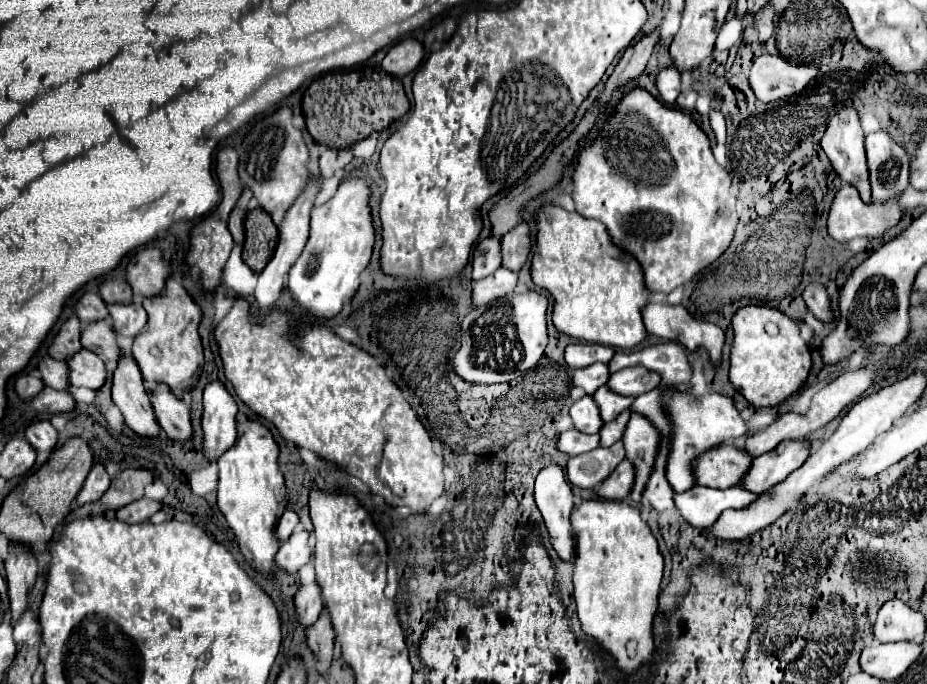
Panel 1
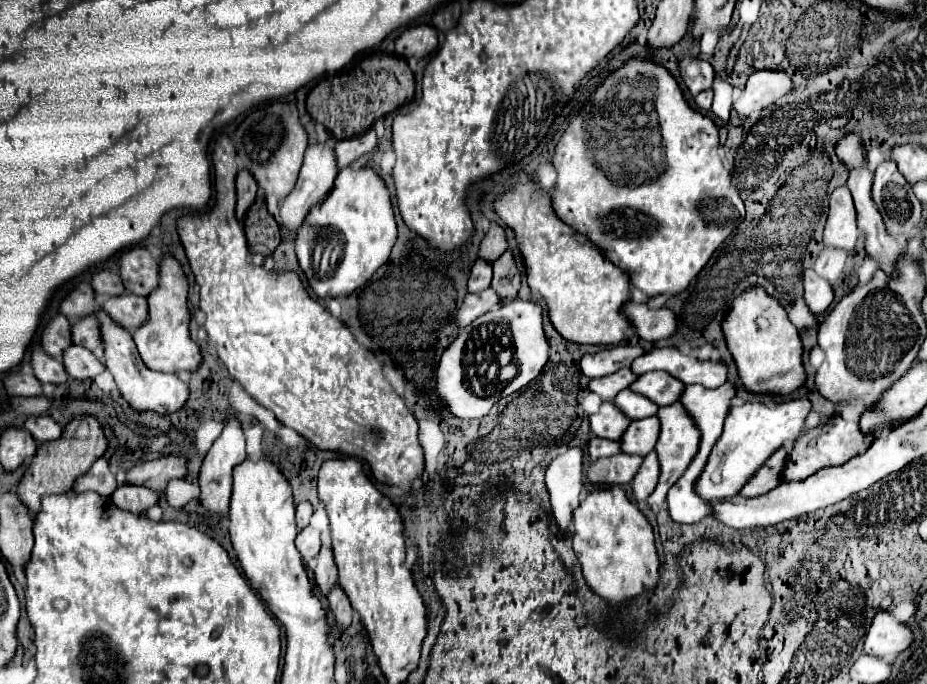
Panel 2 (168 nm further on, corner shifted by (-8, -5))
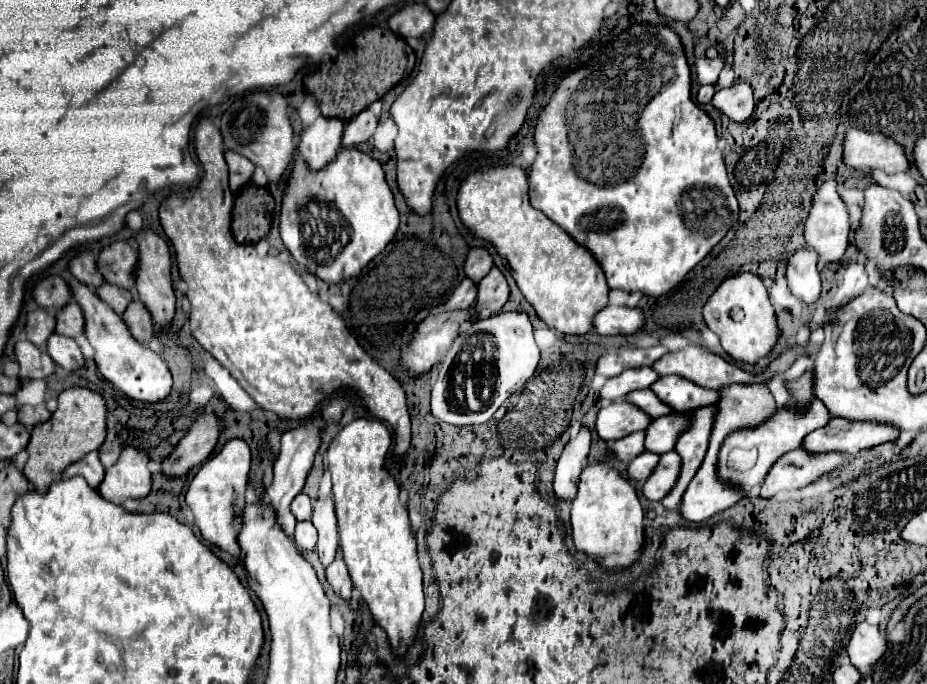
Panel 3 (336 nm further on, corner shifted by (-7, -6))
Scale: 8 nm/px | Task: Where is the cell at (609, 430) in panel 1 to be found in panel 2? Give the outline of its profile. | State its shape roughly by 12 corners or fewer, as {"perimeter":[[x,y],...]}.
{"perimeter":[[659,417],[633,421],[623,453],[645,457],[659,439]]}

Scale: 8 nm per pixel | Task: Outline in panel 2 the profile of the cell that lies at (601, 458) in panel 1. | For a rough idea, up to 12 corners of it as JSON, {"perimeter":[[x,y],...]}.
{"perimeter":[[613,455],[597,459],[587,479],[597,485],[627,485],[643,457]]}

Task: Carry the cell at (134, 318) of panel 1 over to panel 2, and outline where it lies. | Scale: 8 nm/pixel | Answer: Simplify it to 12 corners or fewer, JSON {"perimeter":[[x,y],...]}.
{"perimeter":[[131,293],[105,297],[101,307],[133,331],[147,319],[147,299]]}

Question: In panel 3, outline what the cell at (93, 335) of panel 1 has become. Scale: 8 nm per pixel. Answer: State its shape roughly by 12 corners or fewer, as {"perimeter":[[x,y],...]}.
{"perimeter":[[74,300],[56,314],[56,334],[84,334],[82,308]]}

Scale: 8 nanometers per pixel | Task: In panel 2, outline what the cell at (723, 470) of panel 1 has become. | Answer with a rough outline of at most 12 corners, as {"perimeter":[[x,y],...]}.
{"perimeter":[[791,447],[775,451],[741,489],[743,497],[759,497],[783,483]]}

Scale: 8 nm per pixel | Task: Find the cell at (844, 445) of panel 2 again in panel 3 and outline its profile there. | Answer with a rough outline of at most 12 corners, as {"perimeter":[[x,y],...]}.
{"perimeter":[[832,418],[810,432],[812,454],[862,450],[898,438],[894,426]]}

